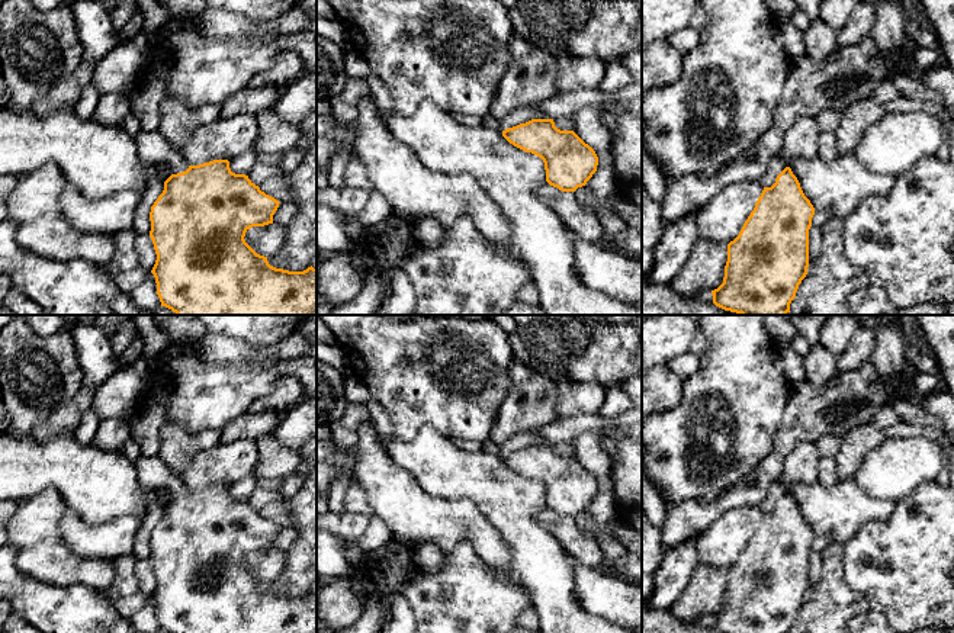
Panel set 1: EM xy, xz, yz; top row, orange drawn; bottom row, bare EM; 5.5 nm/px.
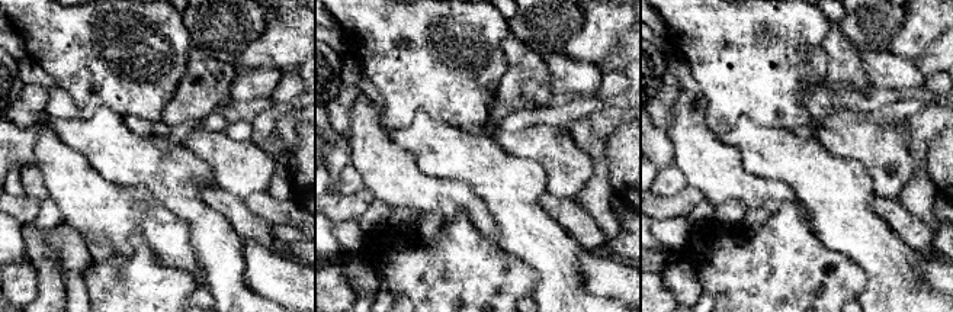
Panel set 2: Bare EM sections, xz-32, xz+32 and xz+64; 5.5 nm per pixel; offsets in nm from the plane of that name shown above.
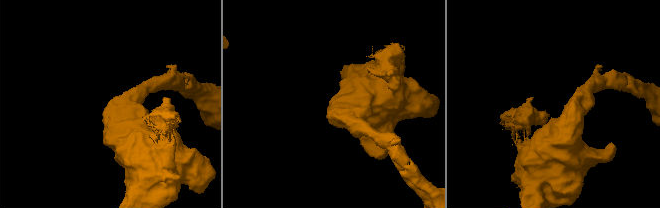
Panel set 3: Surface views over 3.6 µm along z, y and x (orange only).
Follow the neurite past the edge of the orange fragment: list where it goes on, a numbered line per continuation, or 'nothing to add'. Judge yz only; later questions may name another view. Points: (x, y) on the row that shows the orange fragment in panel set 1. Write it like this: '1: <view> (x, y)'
nothing to add

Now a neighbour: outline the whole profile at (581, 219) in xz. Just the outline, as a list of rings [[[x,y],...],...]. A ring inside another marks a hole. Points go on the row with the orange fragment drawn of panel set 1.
[[[546,181],[536,189],[536,195],[579,238],[597,242],[606,234],[597,212],[582,205],[574,192],[562,192]]]

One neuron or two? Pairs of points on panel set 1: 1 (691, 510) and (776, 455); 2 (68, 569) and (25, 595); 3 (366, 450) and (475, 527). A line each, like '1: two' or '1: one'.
1: one
2: two
3: one

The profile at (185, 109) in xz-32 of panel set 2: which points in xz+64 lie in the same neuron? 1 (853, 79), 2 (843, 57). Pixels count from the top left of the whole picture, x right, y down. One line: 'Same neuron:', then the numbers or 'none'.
Same neuron: 1, 2

